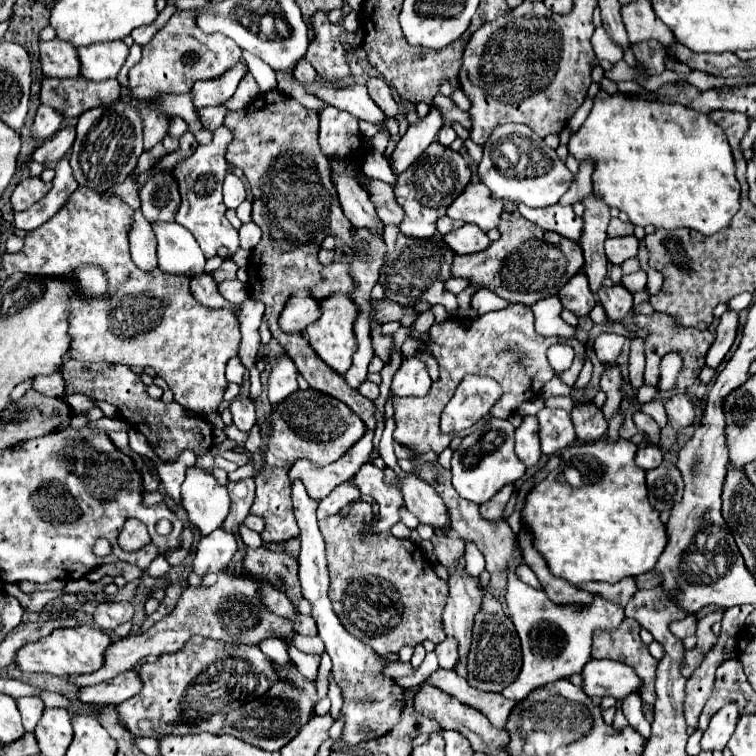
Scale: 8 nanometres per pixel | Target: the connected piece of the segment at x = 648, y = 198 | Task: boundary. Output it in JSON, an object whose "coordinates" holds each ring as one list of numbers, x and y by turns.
{"coordinates":[[601,90,585,124,571,136,569,152,577,160,593,158,593,192,609,206,623,210,635,226,655,226,665,230,691,228,705,236,727,228,739,210,739,182,735,178,733,154,721,126,679,102,647,102,607,94]]}

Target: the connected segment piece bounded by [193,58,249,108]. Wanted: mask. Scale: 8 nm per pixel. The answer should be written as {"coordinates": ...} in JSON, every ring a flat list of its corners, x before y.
{"coordinates":[[241,58,241,62,237,62,231,70,227,70,227,74,221,74,219,78,213,80,205,80,205,82,197,82,193,86,193,100,195,100,195,108,203,108,203,106,217,106,227,102,239,82,245,78,245,74,249,72,245,60]]}

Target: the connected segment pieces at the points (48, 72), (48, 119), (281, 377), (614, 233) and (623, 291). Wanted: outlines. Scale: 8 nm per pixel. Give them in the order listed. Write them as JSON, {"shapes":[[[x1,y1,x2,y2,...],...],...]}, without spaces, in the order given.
{"shapes":[[[41,42,41,68,45,76,53,78,75,78,79,76,79,56,71,42]],[[41,104,39,110,37,110,37,114,35,114,31,132,33,132,33,136,37,140,47,140,47,138,51,138,59,130,61,120,63,120,63,116,55,108]],[[281,354,281,356,277,356,275,364,271,366,269,400,275,406,275,404,283,402,283,398,293,394,295,390,299,390,299,386,297,386,297,366,287,354]],[[611,218,609,228,607,228,607,236,611,238,619,238,619,236,631,236,633,234,633,224,631,222,621,222,619,218]],[[615,284,611,288,601,288,597,296,605,308,607,318,613,322,621,322,623,316,633,308,633,294,621,284]]]}

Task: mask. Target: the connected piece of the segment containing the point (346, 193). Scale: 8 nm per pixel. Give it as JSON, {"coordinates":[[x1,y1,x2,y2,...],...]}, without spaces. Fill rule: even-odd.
{"coordinates":[[331,168,331,178,339,196,339,204,343,208,343,214,353,226,367,226,383,234,383,222,379,222,379,216,375,212,373,202,369,200,369,194,359,186,359,182,347,174,341,174]]}

